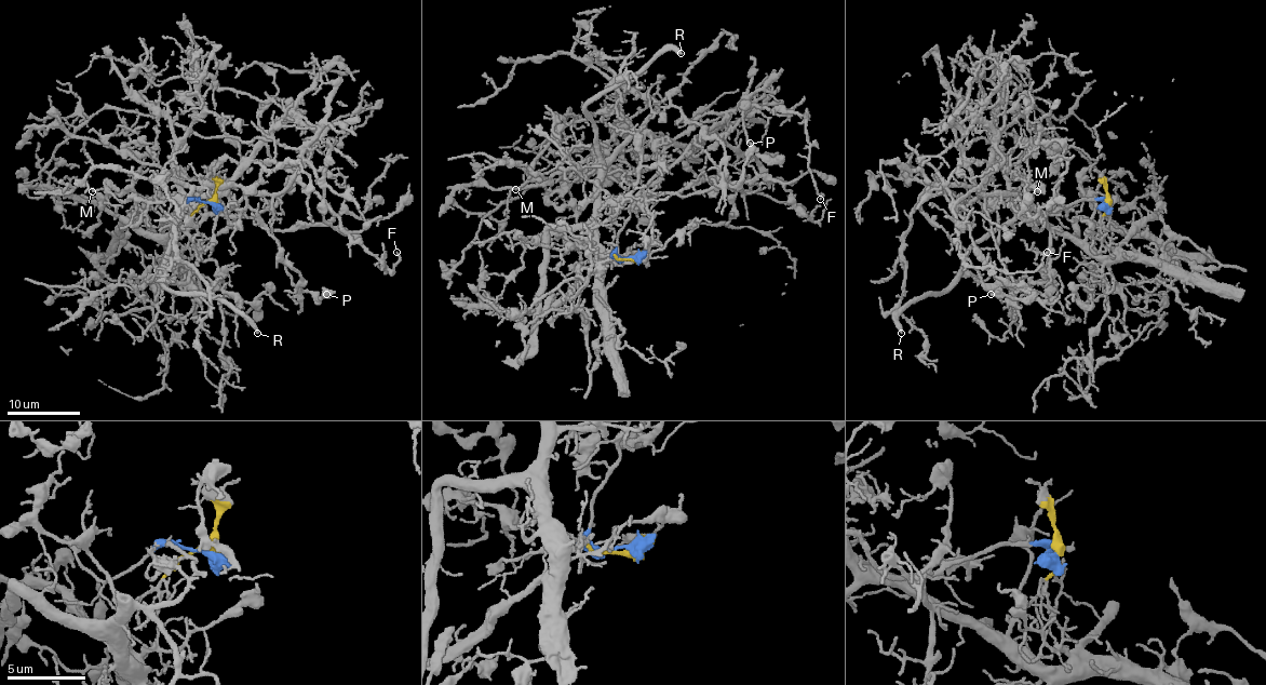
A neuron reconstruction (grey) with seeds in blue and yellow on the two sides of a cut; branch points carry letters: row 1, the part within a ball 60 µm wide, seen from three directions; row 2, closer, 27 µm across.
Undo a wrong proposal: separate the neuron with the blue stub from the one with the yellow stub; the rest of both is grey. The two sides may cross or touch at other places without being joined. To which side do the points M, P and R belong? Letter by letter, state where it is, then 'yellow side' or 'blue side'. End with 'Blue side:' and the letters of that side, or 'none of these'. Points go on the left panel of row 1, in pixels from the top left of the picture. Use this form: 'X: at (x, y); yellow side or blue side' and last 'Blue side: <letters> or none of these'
M: at (92, 191); yellow side
P: at (326, 294); blue side
R: at (257, 333); yellow side
Blue side: P

